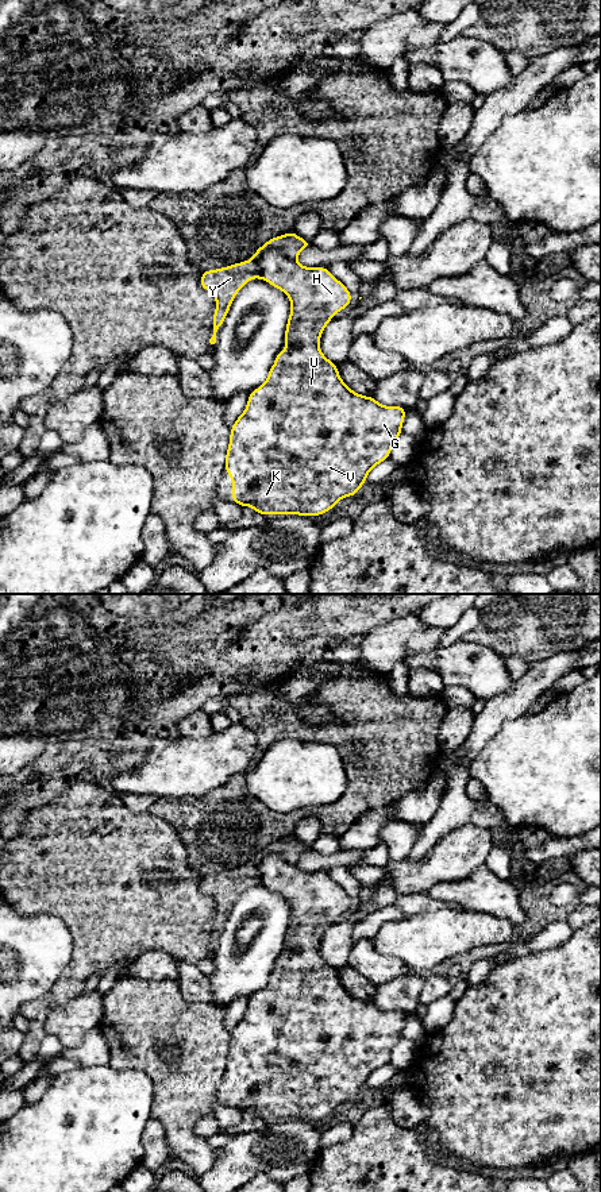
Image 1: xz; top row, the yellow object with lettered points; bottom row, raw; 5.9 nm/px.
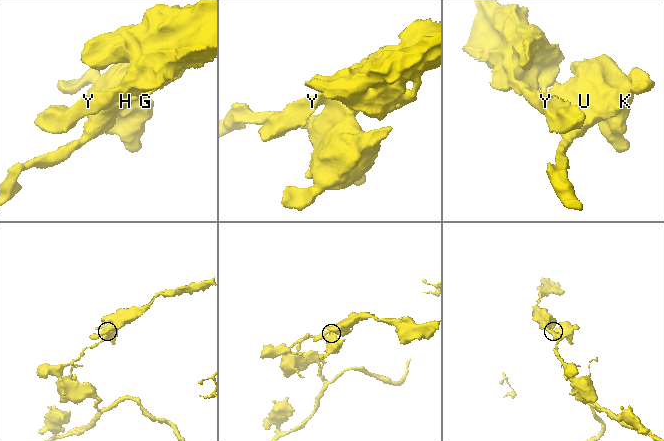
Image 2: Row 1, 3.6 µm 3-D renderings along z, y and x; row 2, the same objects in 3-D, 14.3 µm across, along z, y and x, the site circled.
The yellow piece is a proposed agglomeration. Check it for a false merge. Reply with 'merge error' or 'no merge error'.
merge error

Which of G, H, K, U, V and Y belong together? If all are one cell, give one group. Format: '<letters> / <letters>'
G H K U V / Y

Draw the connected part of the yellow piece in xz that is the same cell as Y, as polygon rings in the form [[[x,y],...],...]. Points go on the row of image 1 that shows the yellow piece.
[[[292,234],[290,236],[276,236],[259,247],[250,261],[226,266],[219,270],[213,269],[203,271],[200,286],[212,292],[216,300],[216,312],[212,317],[213,335],[209,339],[209,343],[216,343],[216,332],[223,325],[236,293],[244,286],[247,281],[253,278],[261,278],[255,262],[263,254],[266,254],[270,248],[278,248],[284,255],[296,259],[304,248],[311,246],[312,242],[304,240],[296,234]]]

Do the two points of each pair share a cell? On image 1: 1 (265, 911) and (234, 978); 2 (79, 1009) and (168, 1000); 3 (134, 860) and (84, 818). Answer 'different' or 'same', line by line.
1: same
2: different
3: same

